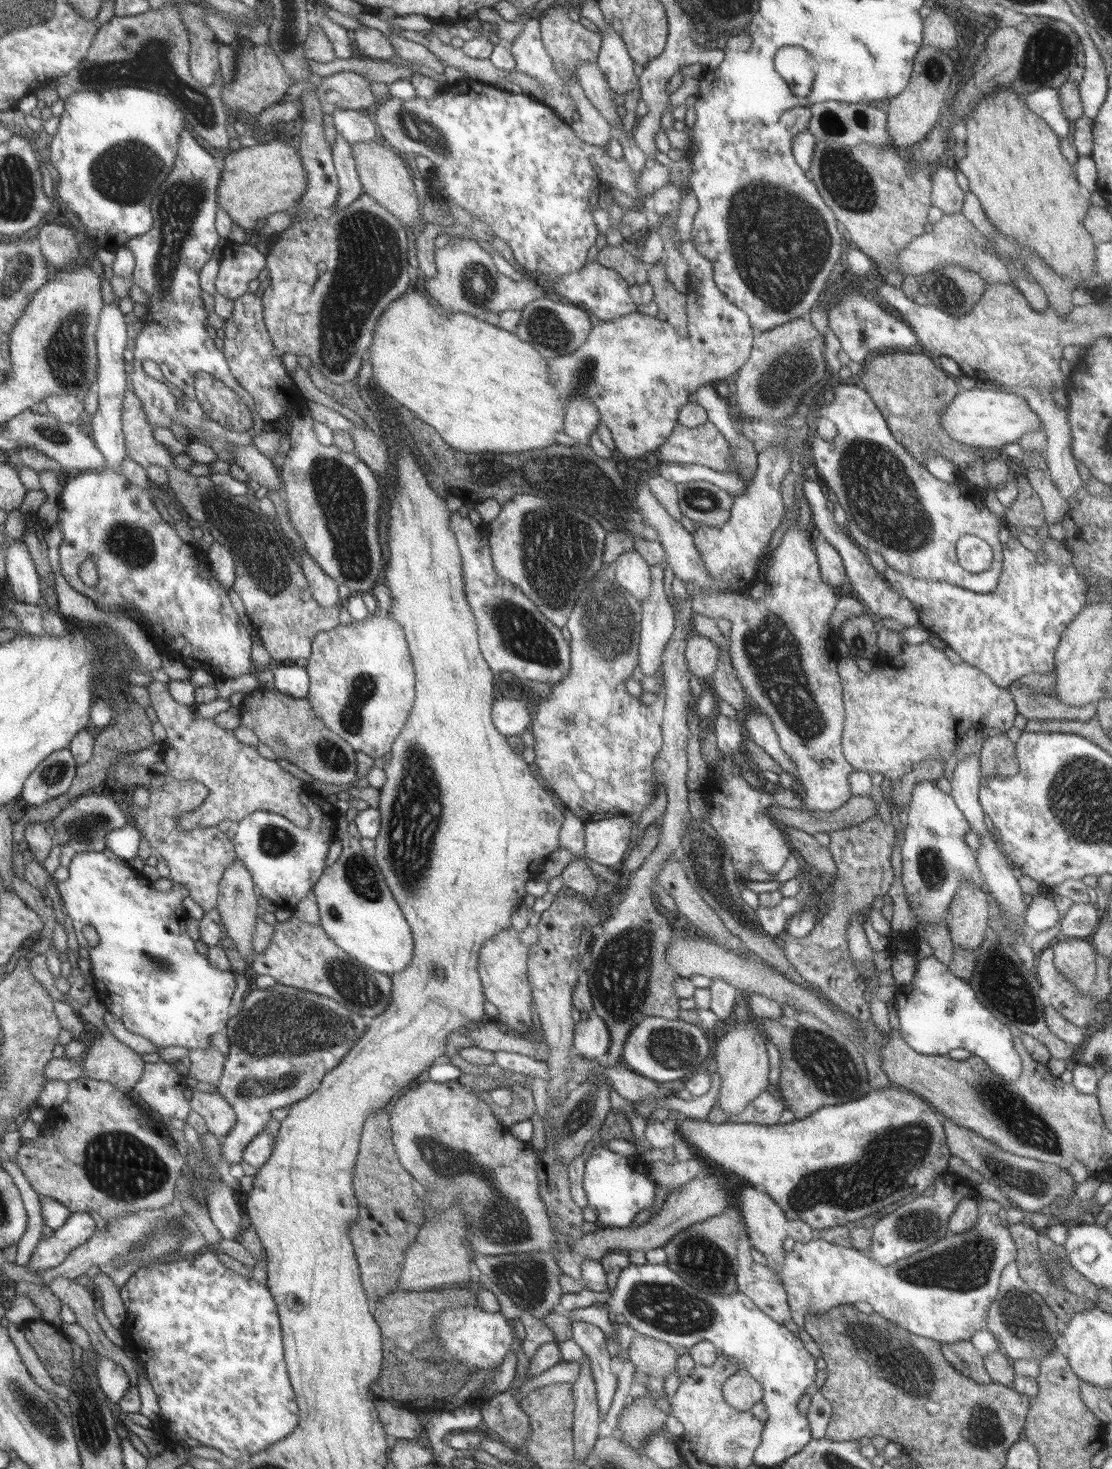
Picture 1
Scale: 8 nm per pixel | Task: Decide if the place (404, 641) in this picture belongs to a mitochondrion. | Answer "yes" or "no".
no

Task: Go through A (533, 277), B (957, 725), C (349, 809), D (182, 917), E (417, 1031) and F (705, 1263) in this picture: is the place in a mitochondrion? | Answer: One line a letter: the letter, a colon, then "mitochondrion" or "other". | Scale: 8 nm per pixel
A: other
B: other
C: other
D: other
E: other
F: mitochondrion

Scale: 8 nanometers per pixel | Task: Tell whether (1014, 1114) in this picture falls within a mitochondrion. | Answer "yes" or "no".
yes

